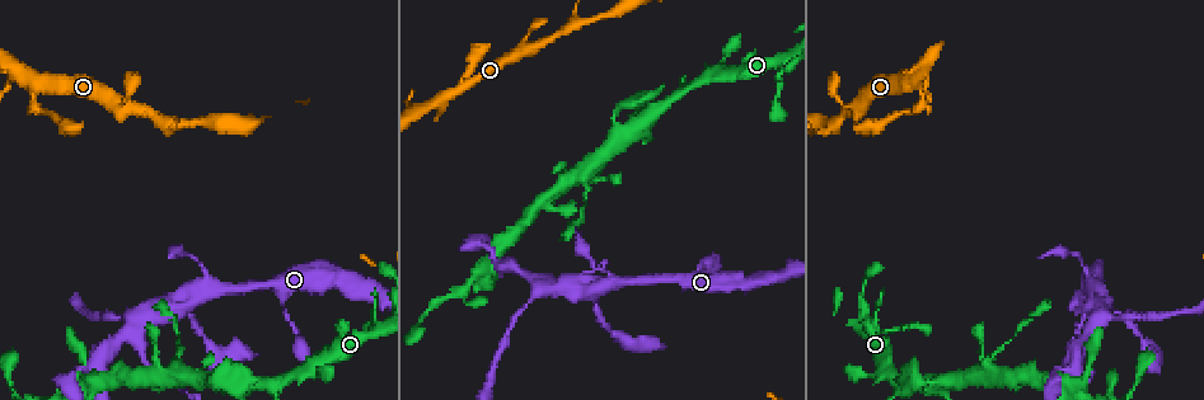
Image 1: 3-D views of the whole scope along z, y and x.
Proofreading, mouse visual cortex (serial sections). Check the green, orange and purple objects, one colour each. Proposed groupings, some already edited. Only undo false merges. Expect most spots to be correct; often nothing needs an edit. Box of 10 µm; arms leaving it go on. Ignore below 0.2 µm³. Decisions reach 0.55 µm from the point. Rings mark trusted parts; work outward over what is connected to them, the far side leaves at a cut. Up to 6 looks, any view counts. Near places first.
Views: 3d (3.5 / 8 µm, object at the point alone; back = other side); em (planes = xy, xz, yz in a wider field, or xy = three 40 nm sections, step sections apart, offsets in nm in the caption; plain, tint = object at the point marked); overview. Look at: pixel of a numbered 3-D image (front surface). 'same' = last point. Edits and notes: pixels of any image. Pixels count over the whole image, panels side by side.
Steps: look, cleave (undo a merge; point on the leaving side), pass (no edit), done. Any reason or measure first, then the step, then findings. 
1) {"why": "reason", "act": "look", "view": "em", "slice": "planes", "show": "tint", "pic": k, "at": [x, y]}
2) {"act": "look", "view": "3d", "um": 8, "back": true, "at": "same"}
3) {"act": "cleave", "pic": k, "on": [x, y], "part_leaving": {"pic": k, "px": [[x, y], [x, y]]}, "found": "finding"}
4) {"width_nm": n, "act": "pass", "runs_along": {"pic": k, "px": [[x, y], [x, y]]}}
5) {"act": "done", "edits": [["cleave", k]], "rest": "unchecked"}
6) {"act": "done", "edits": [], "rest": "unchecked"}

{"why": "four or more arms meet", "act": "look", "view": "3d", "um": 8, "pic": 1, "at": [136, 314]}

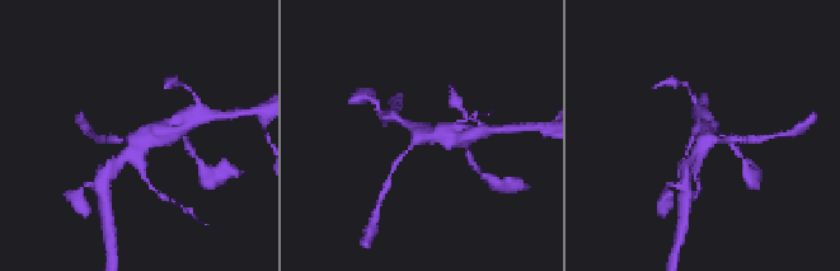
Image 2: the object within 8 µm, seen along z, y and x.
{"arms": 4, "arm_widths_nm": [150, 250, 350, 500], "act": "look", "view": "em", "slice": "xy", "step": 3, "show": "tint", "at": "same"}

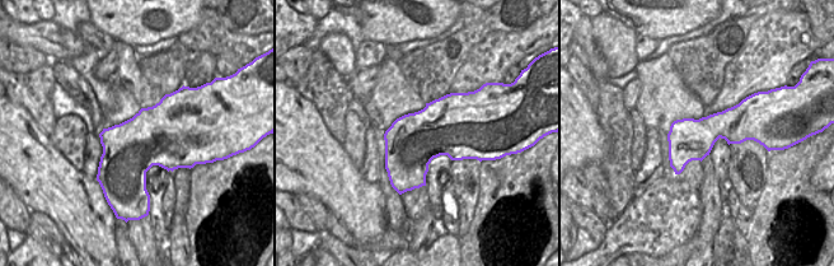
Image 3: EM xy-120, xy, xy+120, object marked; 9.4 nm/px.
{"act": "pass", "runs_along": {"pic": 2, "px": [[174, 129], [137, 138], [116, 163]]}, "found": "all the same cell"}

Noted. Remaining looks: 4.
{"why": "abrupt turn", "act": "look", "view": "3d", "um": 3.5, "back": true, "pic": 1, "at": [90, 371]}

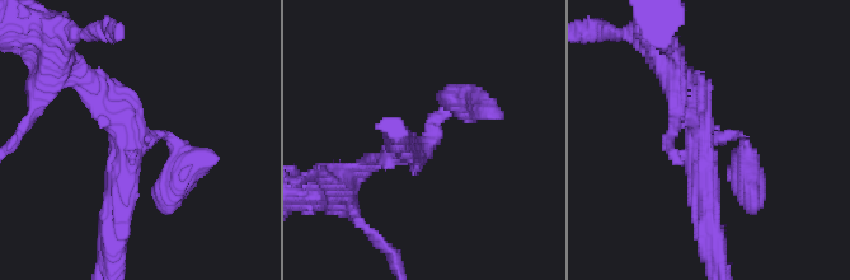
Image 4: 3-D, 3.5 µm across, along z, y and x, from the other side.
{"arms": 3, "arm_widths_nm": [150, 250, 300], "why": "now the EM", "act": "look", "view": "em", "slice": "xy", "step": 3, "show": "tint", "pic": 4, "at": [702, 140]}

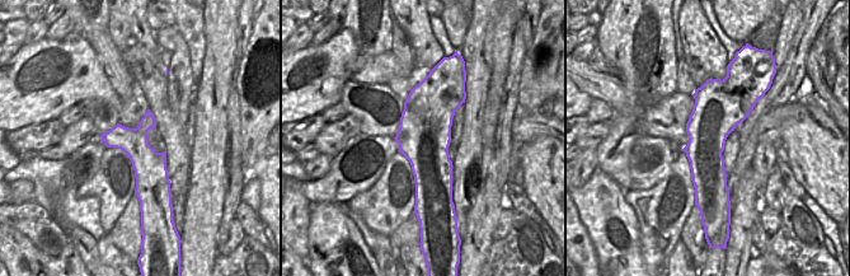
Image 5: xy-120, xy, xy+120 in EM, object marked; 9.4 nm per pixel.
{"act": "pass", "runs_along": {"pic": 4, "px": [[80, 71], [182, 160]]}, "found": "continuous, no second cell"}

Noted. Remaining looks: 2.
{"why": "a narrow waist", "act": "look", "view": "3d", "um": 3.5, "pic": 1, "at": [169, 124]}

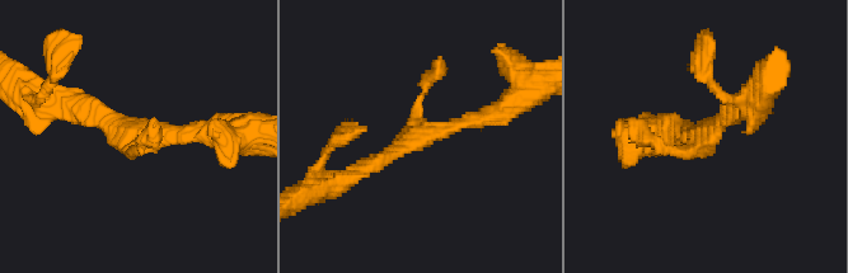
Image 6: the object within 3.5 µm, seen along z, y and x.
{"act": "look", "view": "em", "slice": "xy", "step": 5, "show": "tint", "pic": 6, "at": [132, 135]}

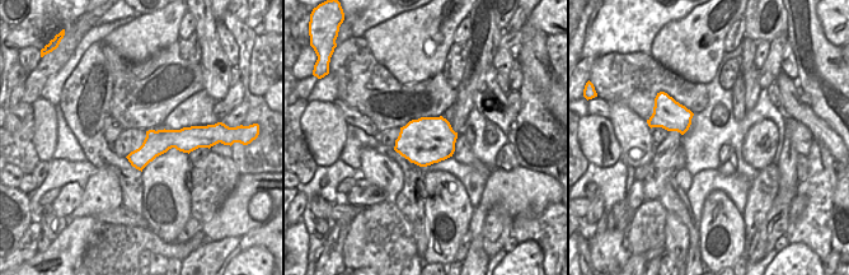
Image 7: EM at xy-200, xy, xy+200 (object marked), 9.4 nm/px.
{"arms": 3, "act": "pass", "runs_along": {"pic": 7, "px": [[192, 133], [131, 158]]}, "found": "one cell here"}

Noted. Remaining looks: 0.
{"act": "done", "edits": [], "rest": "unchecked"}

